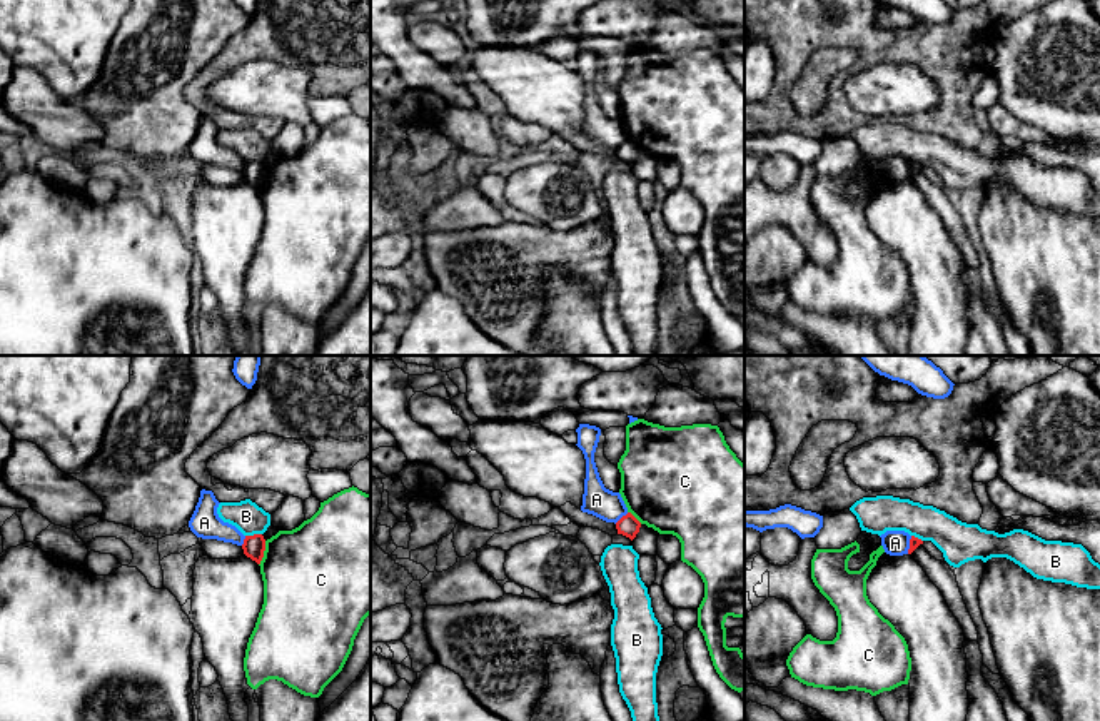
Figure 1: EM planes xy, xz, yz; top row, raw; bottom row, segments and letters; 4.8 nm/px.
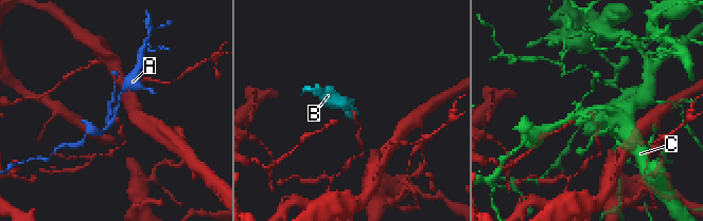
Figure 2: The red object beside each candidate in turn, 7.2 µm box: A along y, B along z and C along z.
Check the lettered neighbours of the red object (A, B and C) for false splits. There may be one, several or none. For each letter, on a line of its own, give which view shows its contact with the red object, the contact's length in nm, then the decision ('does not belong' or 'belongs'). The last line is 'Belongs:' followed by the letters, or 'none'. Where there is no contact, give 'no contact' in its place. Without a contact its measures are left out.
A: xz | 90 nm | does not belong
B: xy | 80 nm | does not belong
C: xy | 120 nm | does not belong
Belongs: none

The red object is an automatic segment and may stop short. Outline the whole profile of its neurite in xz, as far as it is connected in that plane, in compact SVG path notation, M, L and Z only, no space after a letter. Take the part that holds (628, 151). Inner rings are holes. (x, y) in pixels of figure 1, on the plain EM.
M628 139L626 142L623 142L616 149L618 160L623 160L623 162L629 164L631 167L639 159L639 154L641 154L641 149L631 139Z

